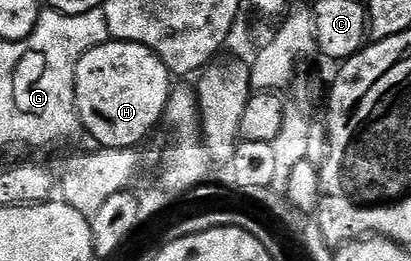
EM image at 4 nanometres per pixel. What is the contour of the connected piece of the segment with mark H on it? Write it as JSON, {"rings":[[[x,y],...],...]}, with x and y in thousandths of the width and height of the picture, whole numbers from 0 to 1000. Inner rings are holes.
{"rings":[[[263,153],[207,199],[182,264],[182,418],[204,502],[234,529],[243,563],[314,571],[336,563],[377,479],[399,464],[397,433],[421,333],[421,287],[406,249],[363,184],[331,161]]]}

